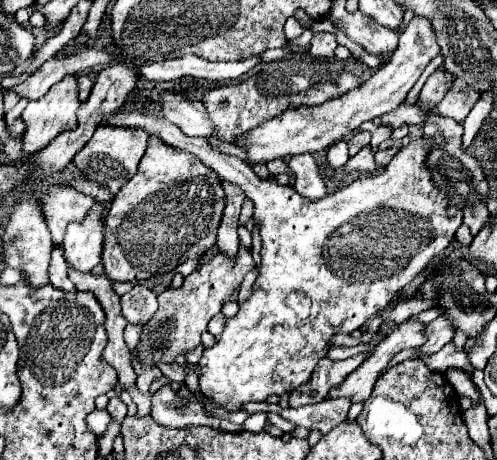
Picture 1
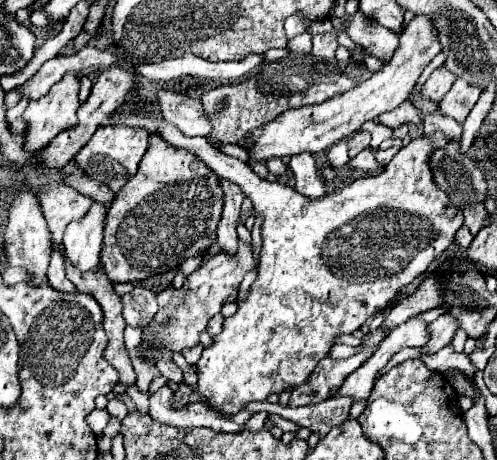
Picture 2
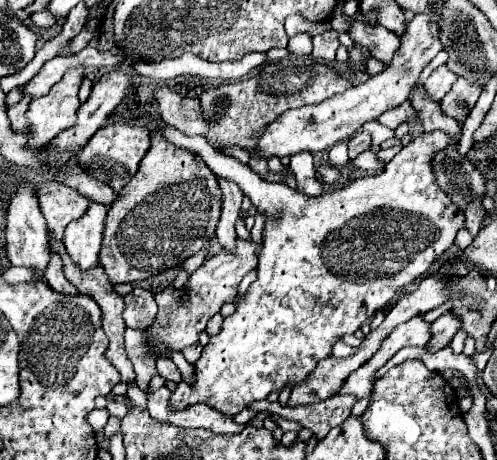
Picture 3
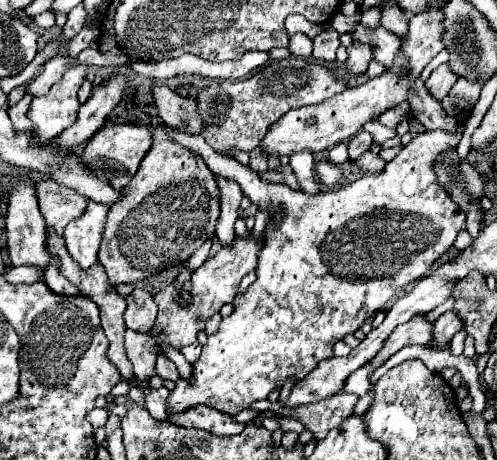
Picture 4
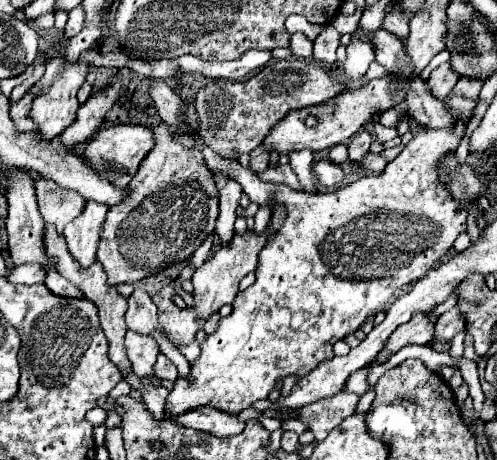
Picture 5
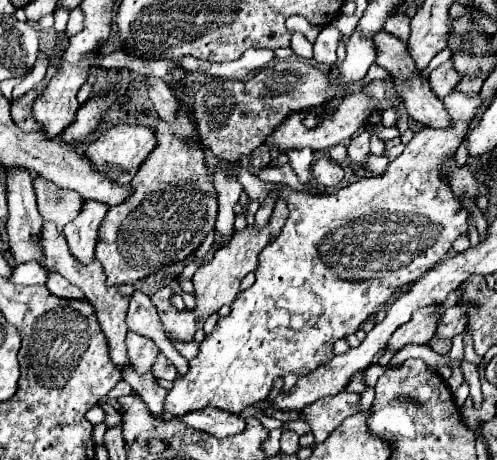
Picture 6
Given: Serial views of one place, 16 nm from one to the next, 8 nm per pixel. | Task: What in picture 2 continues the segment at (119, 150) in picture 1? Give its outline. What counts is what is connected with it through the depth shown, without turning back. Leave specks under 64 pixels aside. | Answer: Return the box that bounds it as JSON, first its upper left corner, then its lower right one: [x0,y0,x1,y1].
[74,126,148,192]

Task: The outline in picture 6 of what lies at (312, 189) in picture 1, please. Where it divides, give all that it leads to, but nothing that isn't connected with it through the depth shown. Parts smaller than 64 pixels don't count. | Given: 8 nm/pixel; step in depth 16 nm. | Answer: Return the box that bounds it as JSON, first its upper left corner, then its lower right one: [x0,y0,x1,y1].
[287,148,314,190]

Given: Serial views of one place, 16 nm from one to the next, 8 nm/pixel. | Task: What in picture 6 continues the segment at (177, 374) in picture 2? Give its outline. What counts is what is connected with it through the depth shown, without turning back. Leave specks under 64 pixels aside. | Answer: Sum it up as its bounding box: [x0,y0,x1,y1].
[152,354,178,380]

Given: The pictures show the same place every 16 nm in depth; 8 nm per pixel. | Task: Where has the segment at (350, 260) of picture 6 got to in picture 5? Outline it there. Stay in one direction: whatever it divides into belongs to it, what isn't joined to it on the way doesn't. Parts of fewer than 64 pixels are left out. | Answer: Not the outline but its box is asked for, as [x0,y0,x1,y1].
[166,96,476,416]

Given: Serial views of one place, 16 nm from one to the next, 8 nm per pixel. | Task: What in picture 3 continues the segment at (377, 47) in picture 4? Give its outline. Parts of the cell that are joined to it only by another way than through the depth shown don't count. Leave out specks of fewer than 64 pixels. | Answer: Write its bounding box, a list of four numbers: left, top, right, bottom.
[348,12,400,64]

